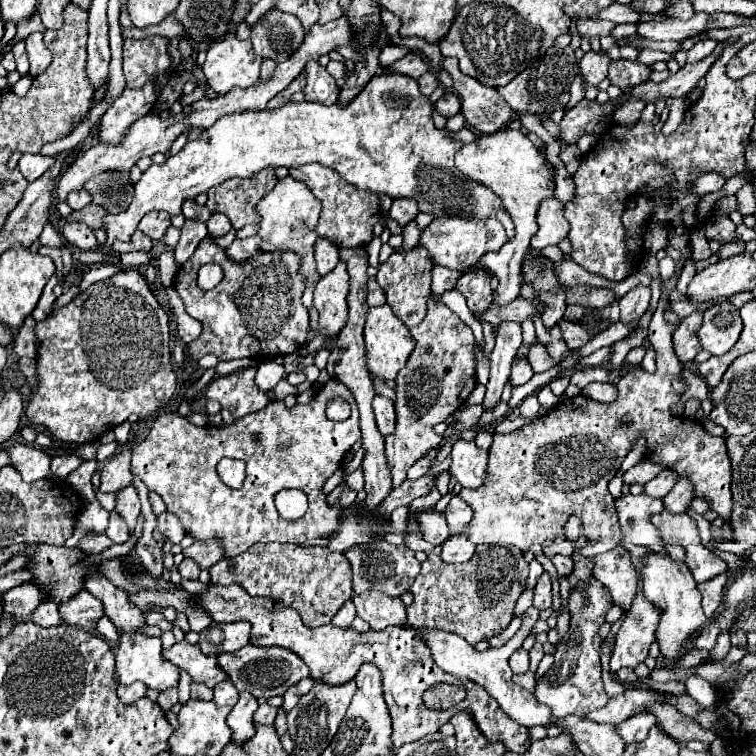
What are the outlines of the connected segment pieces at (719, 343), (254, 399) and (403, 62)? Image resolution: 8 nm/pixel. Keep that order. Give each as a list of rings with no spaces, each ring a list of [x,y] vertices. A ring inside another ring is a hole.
[[[715,303],[703,313],[703,325],[697,331],[697,337],[711,355],[727,353],[739,339],[743,331],[739,309],[731,303]]]
[[[247,367],[225,377],[217,377],[205,389],[203,397],[207,401],[217,399],[223,409],[229,409],[233,413],[235,419],[255,413],[269,403],[267,393],[255,387],[255,381],[253,381],[255,371],[257,371],[255,367]]]
[[[407,53],[403,59],[395,61],[389,69],[409,75],[413,79],[419,79],[423,73],[427,73],[427,63],[423,61],[423,57],[419,53]]]

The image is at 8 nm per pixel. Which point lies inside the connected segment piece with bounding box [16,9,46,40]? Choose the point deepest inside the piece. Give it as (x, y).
(34, 24)

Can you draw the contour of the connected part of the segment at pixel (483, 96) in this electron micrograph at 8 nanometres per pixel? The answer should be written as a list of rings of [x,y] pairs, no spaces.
[[[441,57],[441,63],[453,79],[453,91],[461,97],[461,113],[467,127],[485,135],[505,127],[511,117],[511,107],[497,95],[497,91],[477,83],[477,79],[469,75],[463,75],[455,57]]]

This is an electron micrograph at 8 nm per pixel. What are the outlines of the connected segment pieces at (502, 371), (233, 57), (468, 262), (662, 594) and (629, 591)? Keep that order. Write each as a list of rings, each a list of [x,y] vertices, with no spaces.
[[[499,323],[497,325],[497,343],[495,351],[491,353],[491,377],[487,383],[487,395],[485,395],[485,409],[493,407],[501,399],[501,391],[505,381],[511,373],[511,363],[515,359],[515,351],[523,343],[521,339],[521,325],[519,323]]]
[[[227,33],[223,39],[211,43],[203,73],[211,89],[219,95],[229,93],[233,87],[247,89],[259,81],[261,57],[253,53],[251,41],[241,41],[237,35]]]
[[[433,219],[423,231],[421,231],[421,247],[429,251],[433,261],[437,265],[455,269],[455,271],[467,271],[477,265],[479,257],[487,251],[499,251],[499,247],[507,241],[505,229],[497,219],[477,221],[477,219]]]
[[[649,553],[645,557],[643,569],[643,593],[647,601],[651,601],[661,611],[659,625],[655,631],[661,657],[667,663],[677,663],[685,655],[689,643],[693,643],[693,635],[699,635],[703,623],[707,621],[701,609],[701,593],[697,591],[697,583],[685,563],[677,563],[671,557],[659,553]]]
[[[617,547],[613,551],[595,555],[593,575],[609,589],[615,605],[621,609],[631,605],[637,591],[637,573],[629,563],[629,553],[625,549]]]

